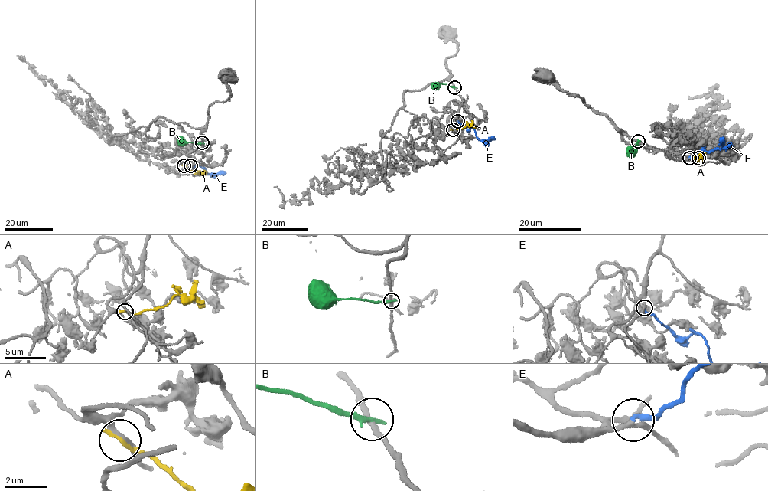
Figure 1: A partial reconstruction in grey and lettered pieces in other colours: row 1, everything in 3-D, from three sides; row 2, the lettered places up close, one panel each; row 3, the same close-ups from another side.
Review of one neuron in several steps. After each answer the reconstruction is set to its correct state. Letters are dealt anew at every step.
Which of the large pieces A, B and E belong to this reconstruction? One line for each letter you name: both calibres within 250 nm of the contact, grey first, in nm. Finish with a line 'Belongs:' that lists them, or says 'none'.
E: 220/220 nm
Belongs: E

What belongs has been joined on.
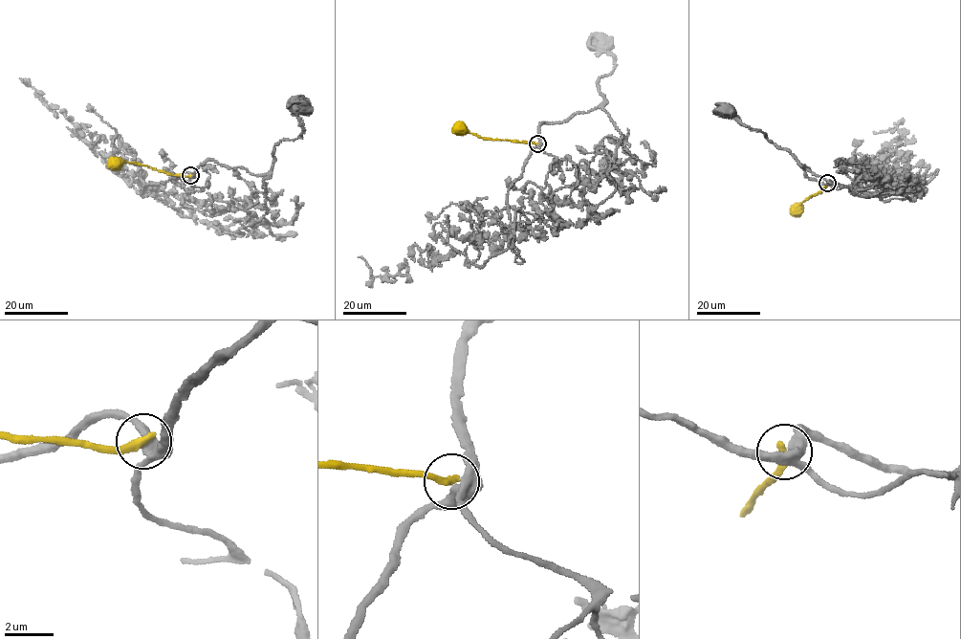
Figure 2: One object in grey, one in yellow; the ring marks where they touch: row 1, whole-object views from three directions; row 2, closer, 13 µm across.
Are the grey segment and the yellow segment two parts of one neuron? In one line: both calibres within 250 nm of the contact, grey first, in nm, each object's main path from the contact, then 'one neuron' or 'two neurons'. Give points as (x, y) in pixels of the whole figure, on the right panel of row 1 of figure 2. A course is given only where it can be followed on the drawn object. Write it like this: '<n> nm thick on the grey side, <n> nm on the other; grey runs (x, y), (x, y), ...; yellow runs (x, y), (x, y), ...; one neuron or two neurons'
400 nm thick on the grey side, 360 nm on the other; grey runs (828, 183), (808, 179), (804, 169), (809, 167), (778, 147), (766, 134), (738, 121), (729, 109); yellow runs (827, 183), (820, 193), (796, 208); two neurons

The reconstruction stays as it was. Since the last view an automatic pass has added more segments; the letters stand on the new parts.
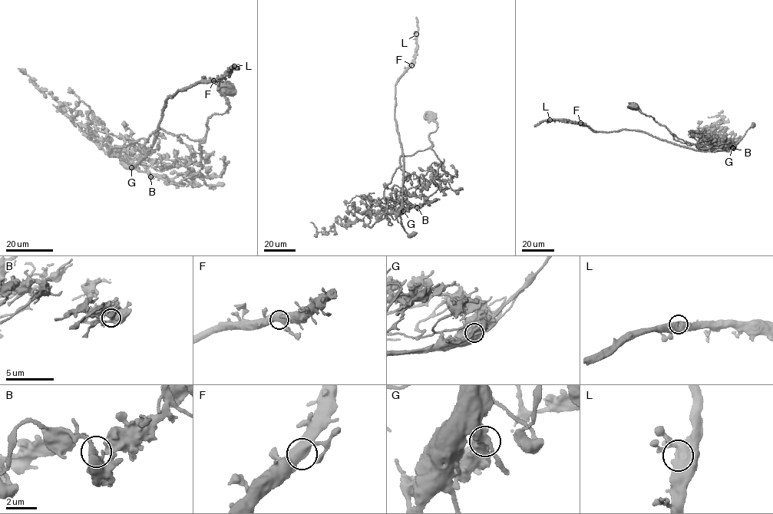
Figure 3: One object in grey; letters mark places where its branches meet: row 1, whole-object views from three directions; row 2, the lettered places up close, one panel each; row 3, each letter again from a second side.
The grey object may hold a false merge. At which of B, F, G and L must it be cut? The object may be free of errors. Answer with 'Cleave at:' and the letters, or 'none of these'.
Cleave at: G

